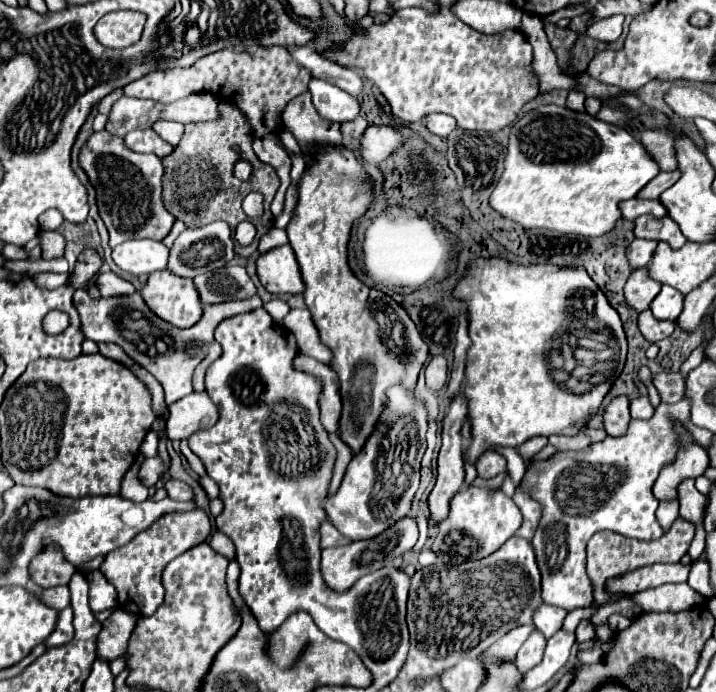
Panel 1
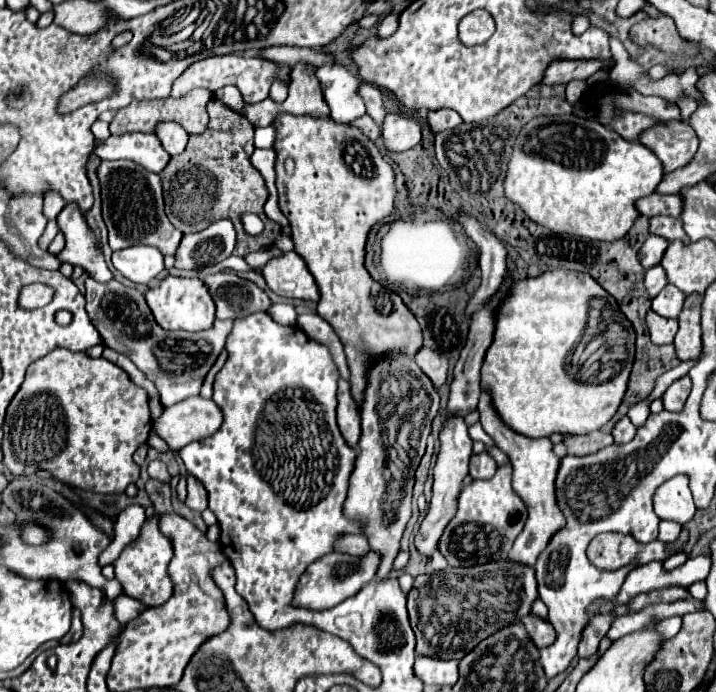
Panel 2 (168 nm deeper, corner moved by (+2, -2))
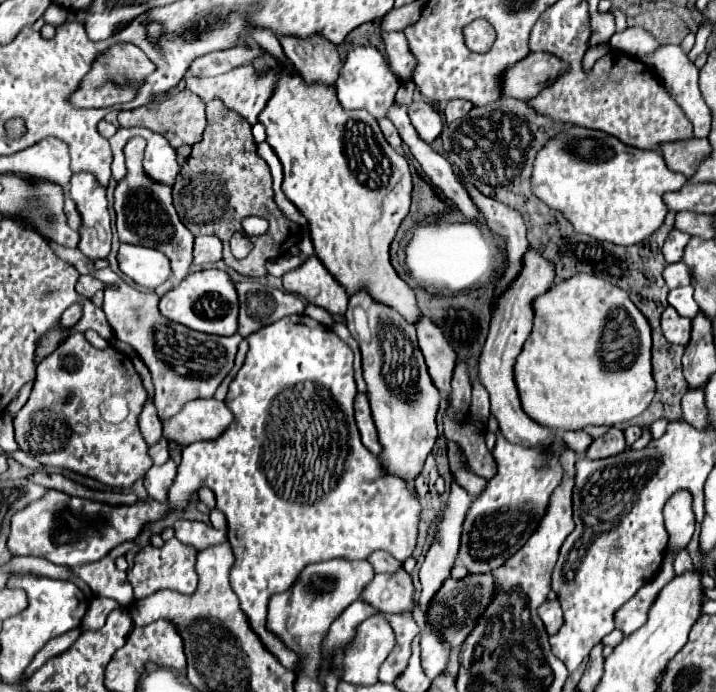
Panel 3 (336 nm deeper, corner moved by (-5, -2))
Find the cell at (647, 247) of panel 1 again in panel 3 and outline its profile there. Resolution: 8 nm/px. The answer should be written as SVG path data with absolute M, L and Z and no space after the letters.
M671 230L671 234L667 236L665 240L665 246L663 246L663 254L665 254L665 260L667 262L679 262L683 258L683 250L689 242L689 234L681 232L681 230Z

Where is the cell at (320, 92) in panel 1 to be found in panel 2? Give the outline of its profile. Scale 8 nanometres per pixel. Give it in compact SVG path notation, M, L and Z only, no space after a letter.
M322 66L316 70L332 120L348 124L366 114L364 100L356 94L360 78L344 66Z

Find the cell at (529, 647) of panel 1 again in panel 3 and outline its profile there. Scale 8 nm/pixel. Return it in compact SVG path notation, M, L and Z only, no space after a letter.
M547 600L543 606L539 606L539 618L545 622L547 632L555 634L561 628L561 622L563 622L559 600Z

